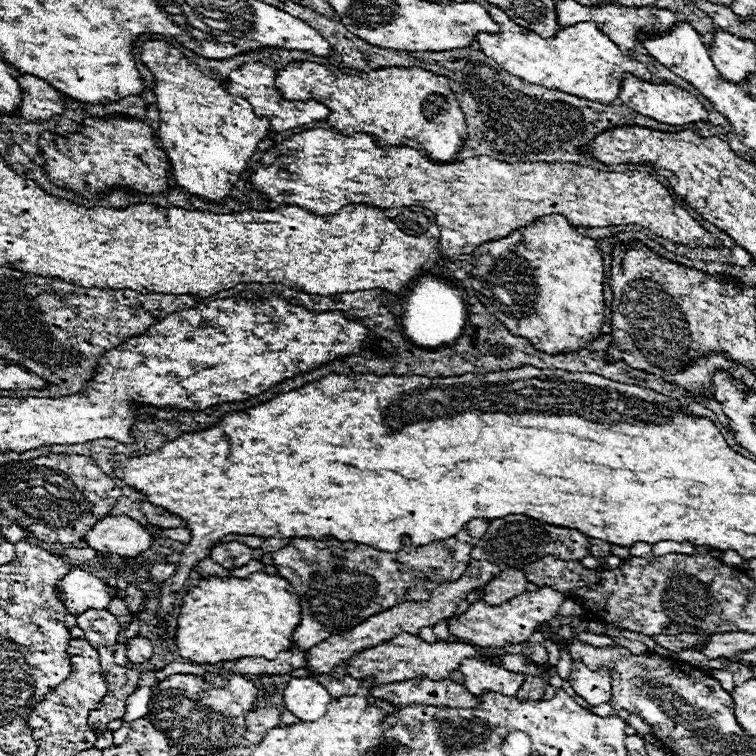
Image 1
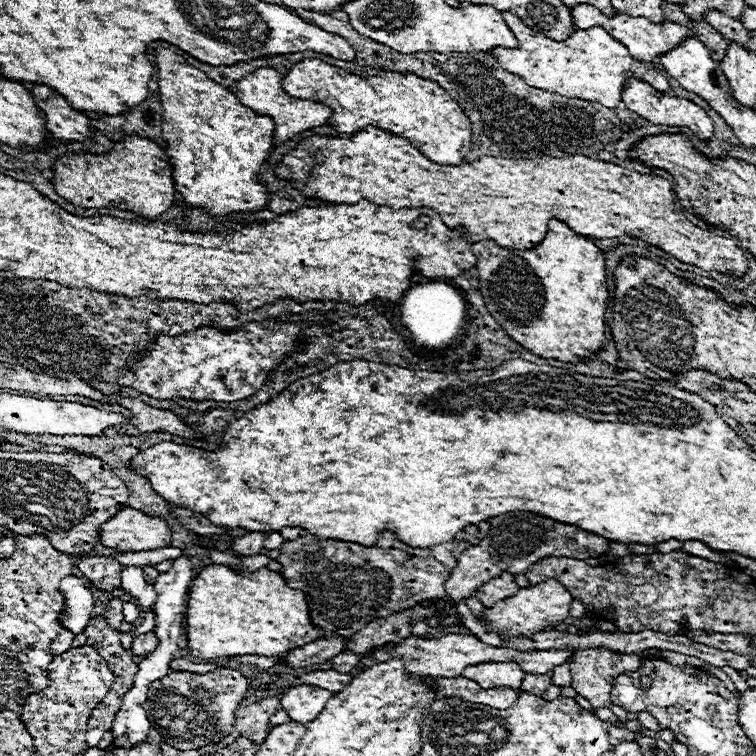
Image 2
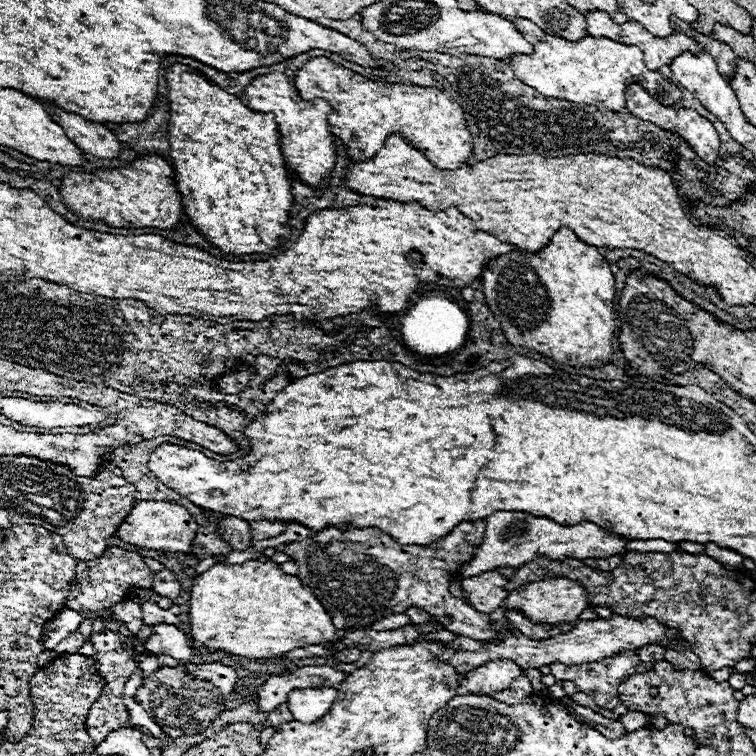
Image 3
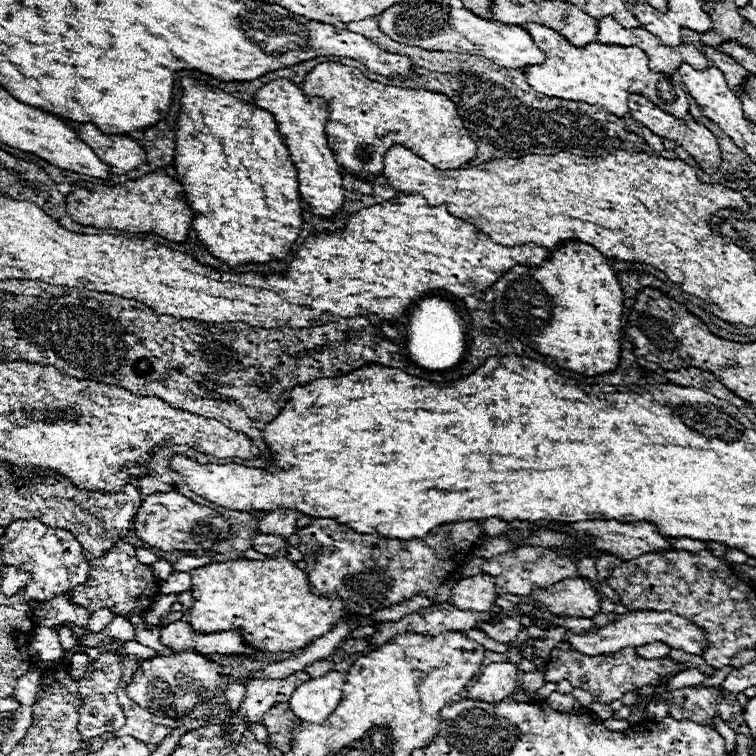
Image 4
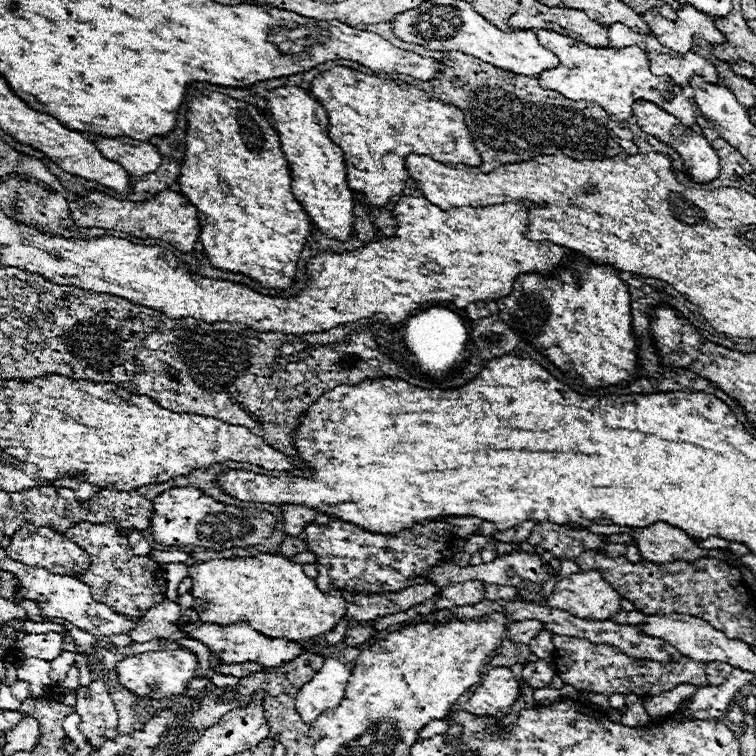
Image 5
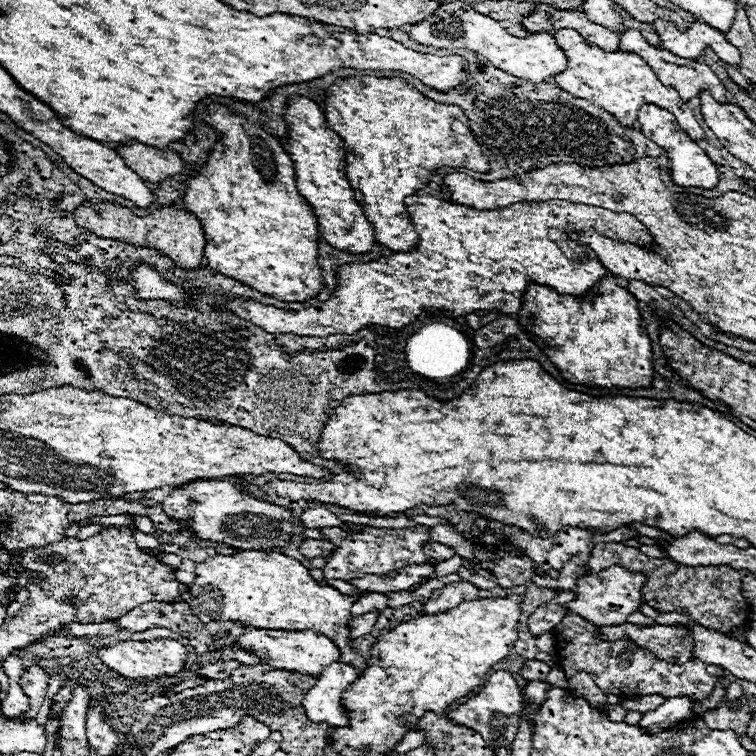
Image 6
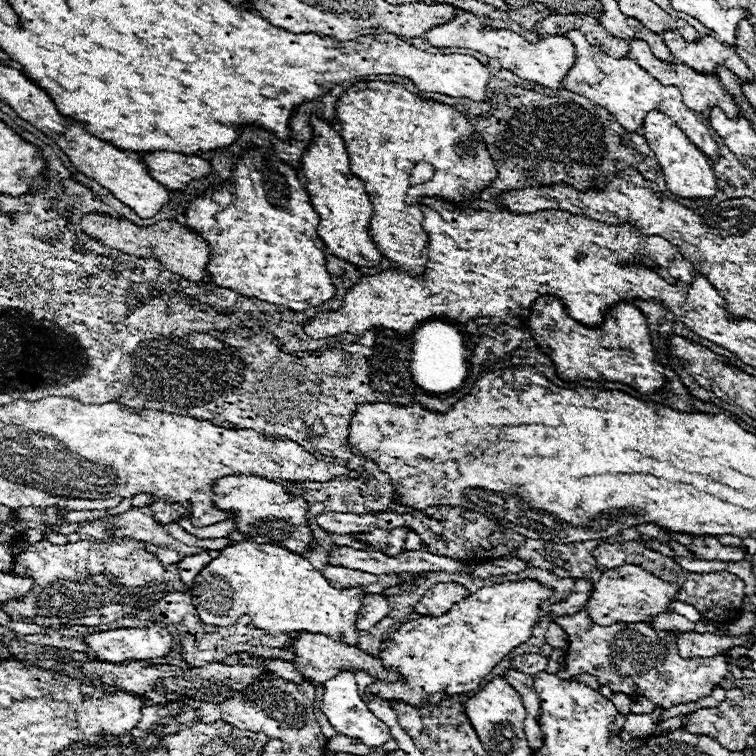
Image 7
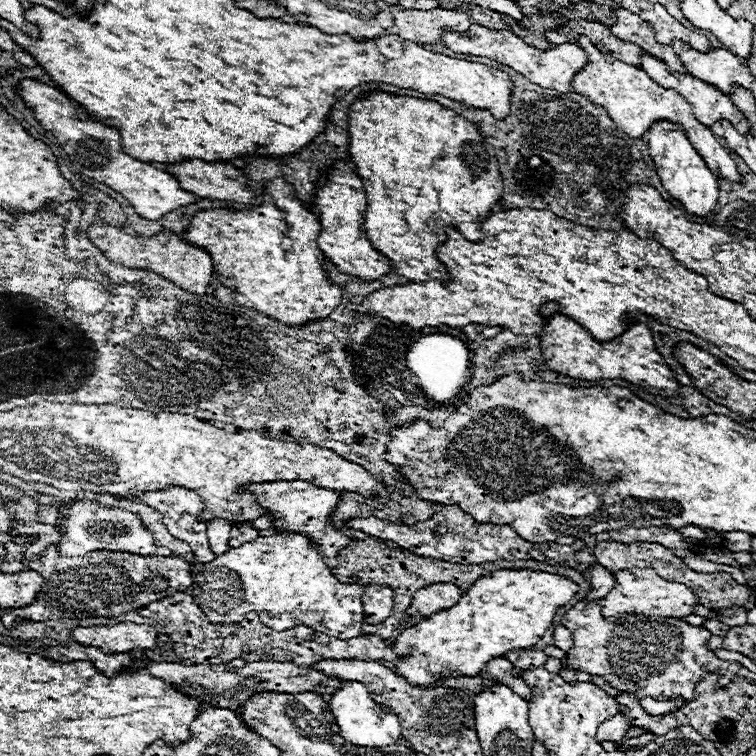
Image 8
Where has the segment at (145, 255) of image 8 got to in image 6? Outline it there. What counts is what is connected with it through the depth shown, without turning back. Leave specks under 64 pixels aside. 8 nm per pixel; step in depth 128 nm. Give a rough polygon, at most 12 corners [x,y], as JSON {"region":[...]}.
{"region":[[102,202],[74,212],[100,238],[154,248],[178,268],[204,258],[202,226],[164,206],[140,218]]}

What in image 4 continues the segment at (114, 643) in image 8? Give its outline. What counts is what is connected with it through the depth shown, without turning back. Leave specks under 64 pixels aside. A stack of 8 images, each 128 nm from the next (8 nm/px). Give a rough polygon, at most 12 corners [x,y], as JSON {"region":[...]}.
{"region":[[196,652],[142,662],[126,694],[170,718],[214,698],[222,668]]}

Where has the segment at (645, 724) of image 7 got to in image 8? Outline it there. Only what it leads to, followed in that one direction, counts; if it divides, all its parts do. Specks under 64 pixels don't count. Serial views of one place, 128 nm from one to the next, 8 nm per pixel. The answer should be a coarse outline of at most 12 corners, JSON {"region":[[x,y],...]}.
{"region":[[614,716],[598,726],[596,740],[624,740],[630,722]]}

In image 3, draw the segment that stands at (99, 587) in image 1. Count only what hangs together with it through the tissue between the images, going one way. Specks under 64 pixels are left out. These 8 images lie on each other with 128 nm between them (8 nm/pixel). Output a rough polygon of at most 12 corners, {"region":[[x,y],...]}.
{"region":[[62,608],[46,622],[42,644],[52,650],[78,630],[82,616]]}

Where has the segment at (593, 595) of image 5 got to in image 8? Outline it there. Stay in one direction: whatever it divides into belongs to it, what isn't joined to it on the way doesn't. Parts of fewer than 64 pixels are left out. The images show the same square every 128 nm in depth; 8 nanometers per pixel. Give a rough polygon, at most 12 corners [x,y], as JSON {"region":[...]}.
{"region":[[652,568],[616,572],[602,614],[684,618],[702,606]]}

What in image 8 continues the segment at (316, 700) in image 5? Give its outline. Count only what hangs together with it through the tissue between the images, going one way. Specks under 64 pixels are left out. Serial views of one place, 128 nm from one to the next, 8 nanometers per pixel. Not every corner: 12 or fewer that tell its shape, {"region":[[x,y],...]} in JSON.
{"region":[[362,682],[332,696],[340,736],[382,748],[402,738],[398,716],[384,712]]}

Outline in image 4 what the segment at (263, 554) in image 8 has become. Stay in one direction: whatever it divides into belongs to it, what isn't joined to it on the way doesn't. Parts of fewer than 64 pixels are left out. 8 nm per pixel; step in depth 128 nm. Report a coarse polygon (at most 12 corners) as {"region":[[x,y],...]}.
{"region":[[296,562],[194,568],[196,632],[242,628],[262,652],[324,636],[344,604]]}

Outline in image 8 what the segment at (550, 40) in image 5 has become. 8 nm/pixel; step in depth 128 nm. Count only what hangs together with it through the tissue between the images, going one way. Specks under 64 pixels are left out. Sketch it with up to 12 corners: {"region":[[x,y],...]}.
{"region":[[600,52],[572,80],[622,132],[672,120],[718,178],[744,182],[690,104],[642,68]]}

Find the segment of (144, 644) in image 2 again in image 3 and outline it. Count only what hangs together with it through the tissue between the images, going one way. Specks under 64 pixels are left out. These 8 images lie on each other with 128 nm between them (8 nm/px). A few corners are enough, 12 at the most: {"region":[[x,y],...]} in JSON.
{"region":[[174,624],[154,626],[146,652],[188,662],[194,646]]}

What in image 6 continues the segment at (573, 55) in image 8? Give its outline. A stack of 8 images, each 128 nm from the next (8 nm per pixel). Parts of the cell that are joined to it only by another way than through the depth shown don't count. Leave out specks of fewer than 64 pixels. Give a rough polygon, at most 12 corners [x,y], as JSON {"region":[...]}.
{"region":[[444,2],[412,24],[410,38],[434,48],[480,52],[530,82],[566,70],[548,32],[508,34],[462,2]]}

